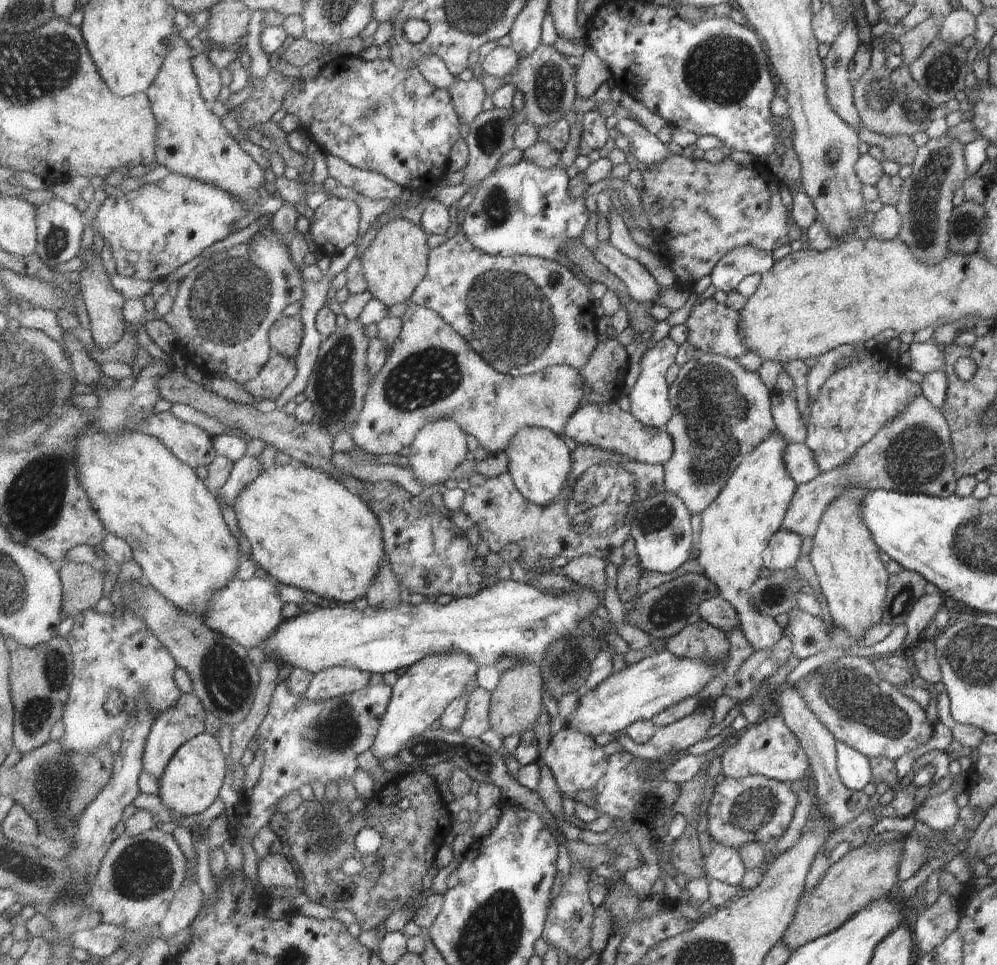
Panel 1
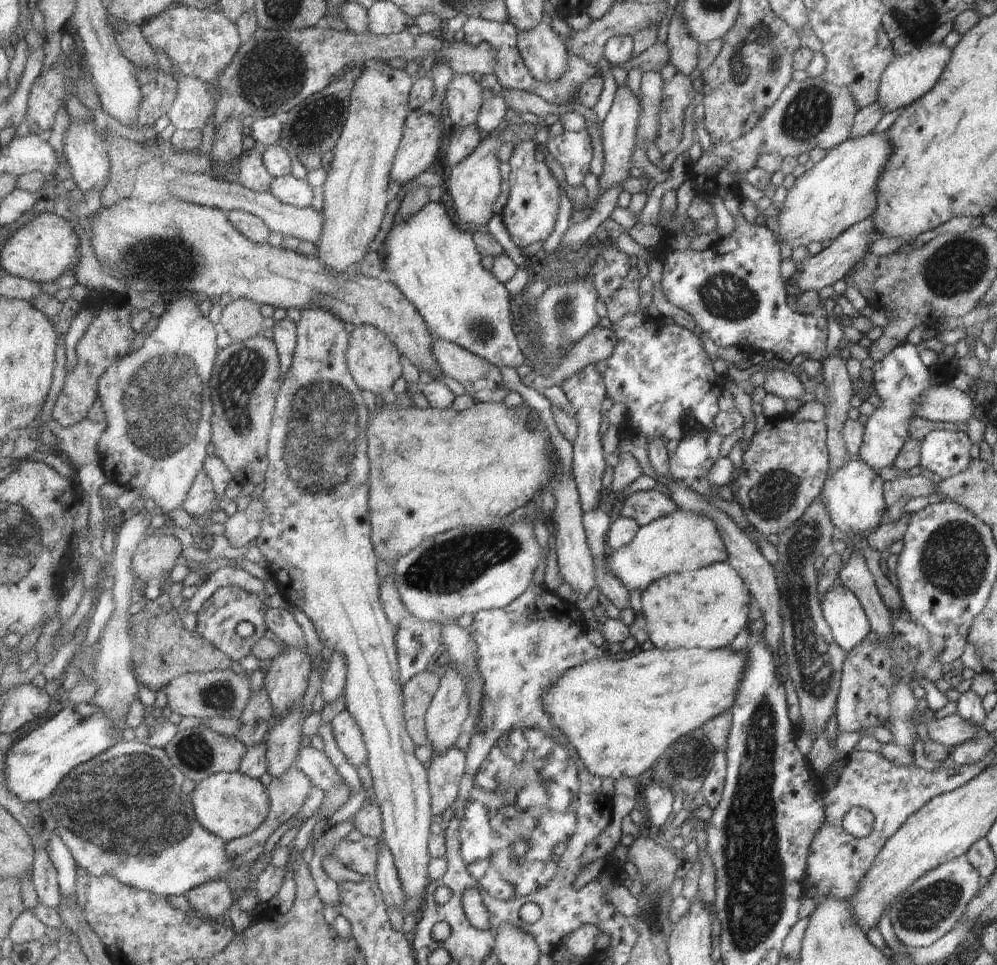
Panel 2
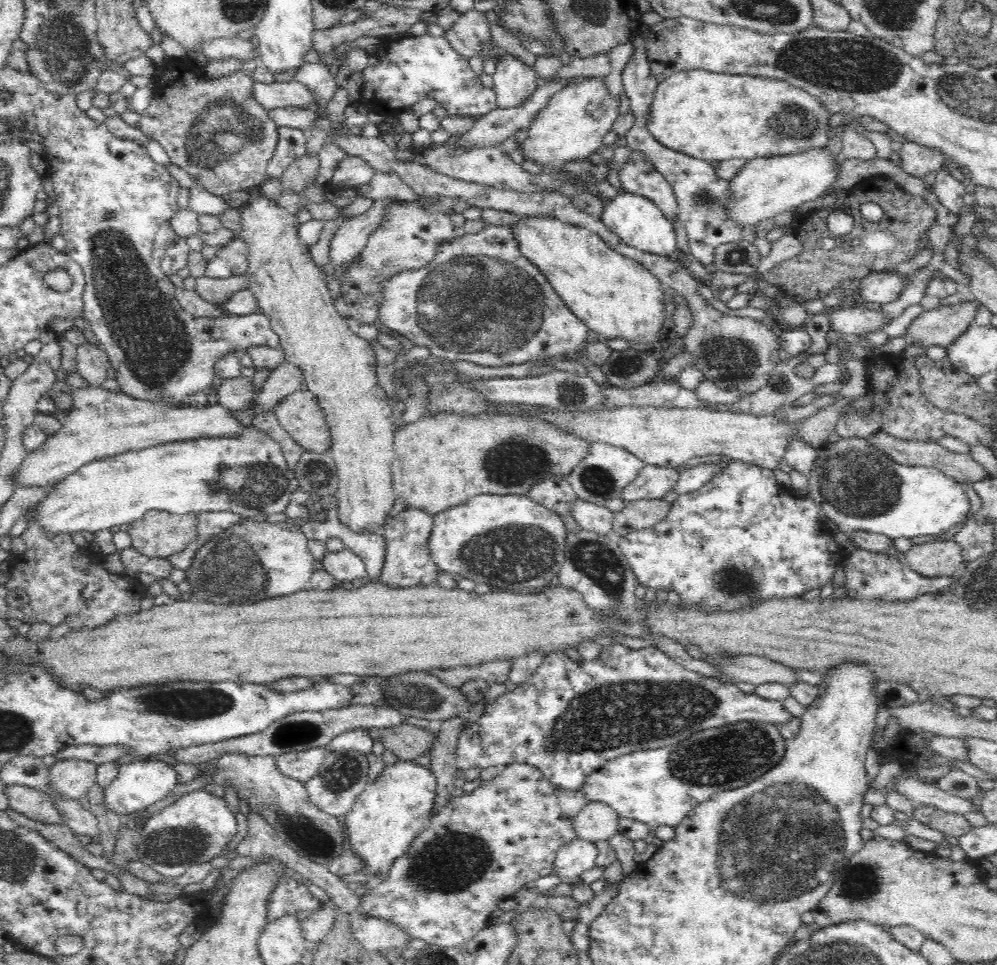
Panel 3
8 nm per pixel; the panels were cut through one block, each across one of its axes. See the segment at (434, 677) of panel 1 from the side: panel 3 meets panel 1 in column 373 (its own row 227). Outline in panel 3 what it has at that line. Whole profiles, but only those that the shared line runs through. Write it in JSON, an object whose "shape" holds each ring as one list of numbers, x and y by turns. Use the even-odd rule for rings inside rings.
{"shape":[[806,148,794,154,782,154,772,157,756,158,749,160,748,164,731,179,732,198,730,198,730,219,736,221,738,225,744,225,749,231,767,218,795,210,808,200,816,200,823,197,826,188,835,184,841,167,834,162,837,155,832,155,827,148]]}

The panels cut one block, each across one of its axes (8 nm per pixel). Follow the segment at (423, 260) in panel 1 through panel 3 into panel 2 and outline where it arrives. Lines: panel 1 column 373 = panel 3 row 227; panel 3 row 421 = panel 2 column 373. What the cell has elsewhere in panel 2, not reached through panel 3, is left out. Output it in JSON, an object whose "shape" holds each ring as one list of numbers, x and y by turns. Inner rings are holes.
{"shape":[[358,326,350,333,347,360,353,378,362,390,370,391,379,397,385,396,389,391,391,392,393,384,403,374,401,352,399,352,397,345,389,340,389,337,376,326]]}

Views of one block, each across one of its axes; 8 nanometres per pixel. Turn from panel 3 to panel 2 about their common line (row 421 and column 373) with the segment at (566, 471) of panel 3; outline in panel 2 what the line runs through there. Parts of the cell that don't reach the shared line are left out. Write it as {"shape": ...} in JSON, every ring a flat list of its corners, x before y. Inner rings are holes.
{"shape":[[381,402,381,408,376,406,375,414,371,415,369,426,367,426,367,440,369,441,369,462,371,472,369,472,369,512,371,512,371,524,373,527,373,546,377,551,377,558,387,563,387,565,397,564,400,558,405,558,409,552,419,548,427,538,437,536,437,532,451,530,455,526,474,527,479,525,490,525,499,522,505,516,513,514,517,508,526,506,537,494,537,490,545,490,550,487,551,478,557,470,557,454,553,444,549,440,545,424,537,419,537,411,529,407,529,404,519,405,515,408,507,408,505,404,483,404,476,403,471,408,459,412,453,408,421,409,415,406,411,410,405,410,400,403,387,404]]}

